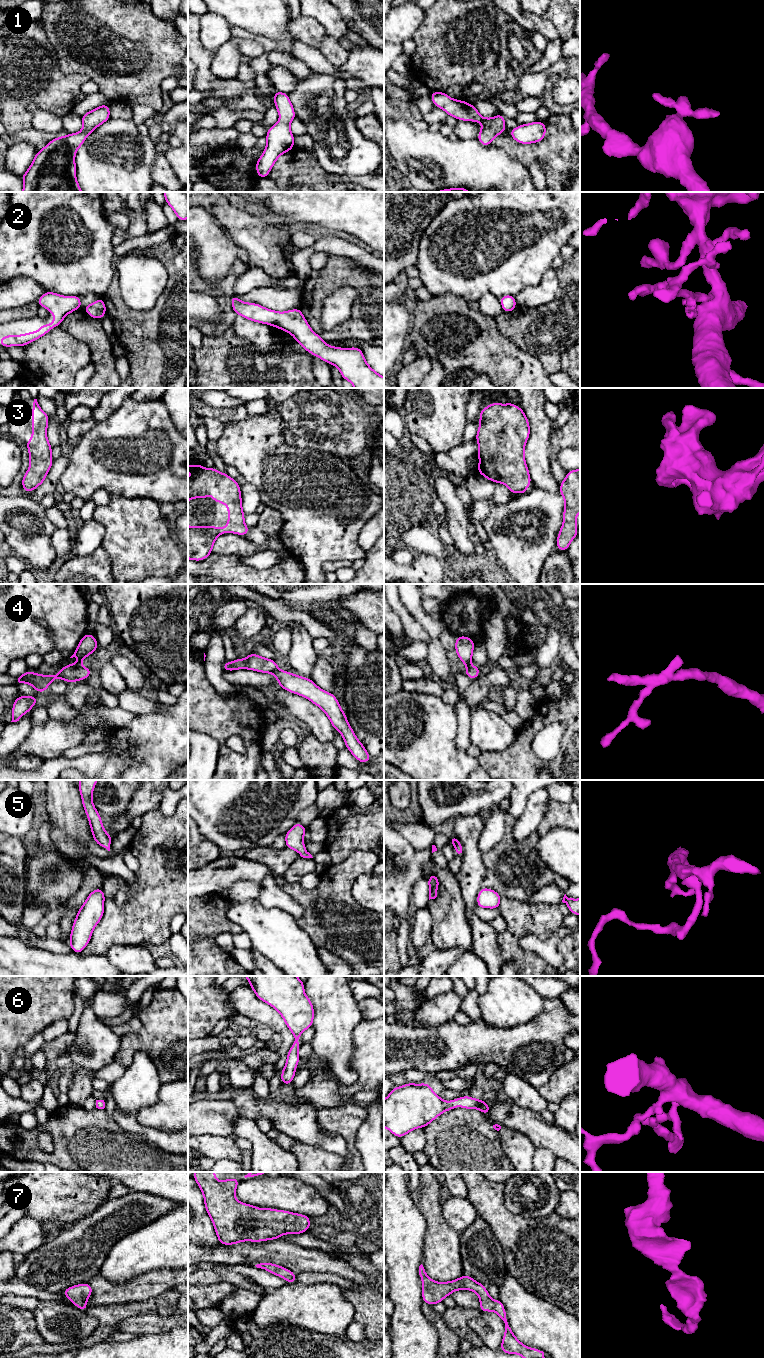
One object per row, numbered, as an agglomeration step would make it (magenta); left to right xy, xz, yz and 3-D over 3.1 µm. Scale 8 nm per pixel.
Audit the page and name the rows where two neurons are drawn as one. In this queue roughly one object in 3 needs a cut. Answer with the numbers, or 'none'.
none

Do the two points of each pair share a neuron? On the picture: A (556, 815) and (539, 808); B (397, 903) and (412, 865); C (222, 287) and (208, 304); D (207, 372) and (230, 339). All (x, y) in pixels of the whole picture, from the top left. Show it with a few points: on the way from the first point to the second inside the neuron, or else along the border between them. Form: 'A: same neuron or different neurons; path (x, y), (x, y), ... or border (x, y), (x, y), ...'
A: different neurons; border (549, 798), (544, 817), (535, 830)
B: same neuron; path (397, 894), (397, 882), (405, 874)
C: different neurons; border (198, 292), (217, 301), (223, 313), (221, 319)
D: same neuron; path (215, 364), (227, 352), (227, 347)

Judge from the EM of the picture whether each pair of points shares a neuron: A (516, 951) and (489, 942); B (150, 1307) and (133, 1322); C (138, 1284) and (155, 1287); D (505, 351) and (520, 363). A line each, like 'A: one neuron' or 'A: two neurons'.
A: two neurons
B: two neurons
C: one neuron
D: one neuron

